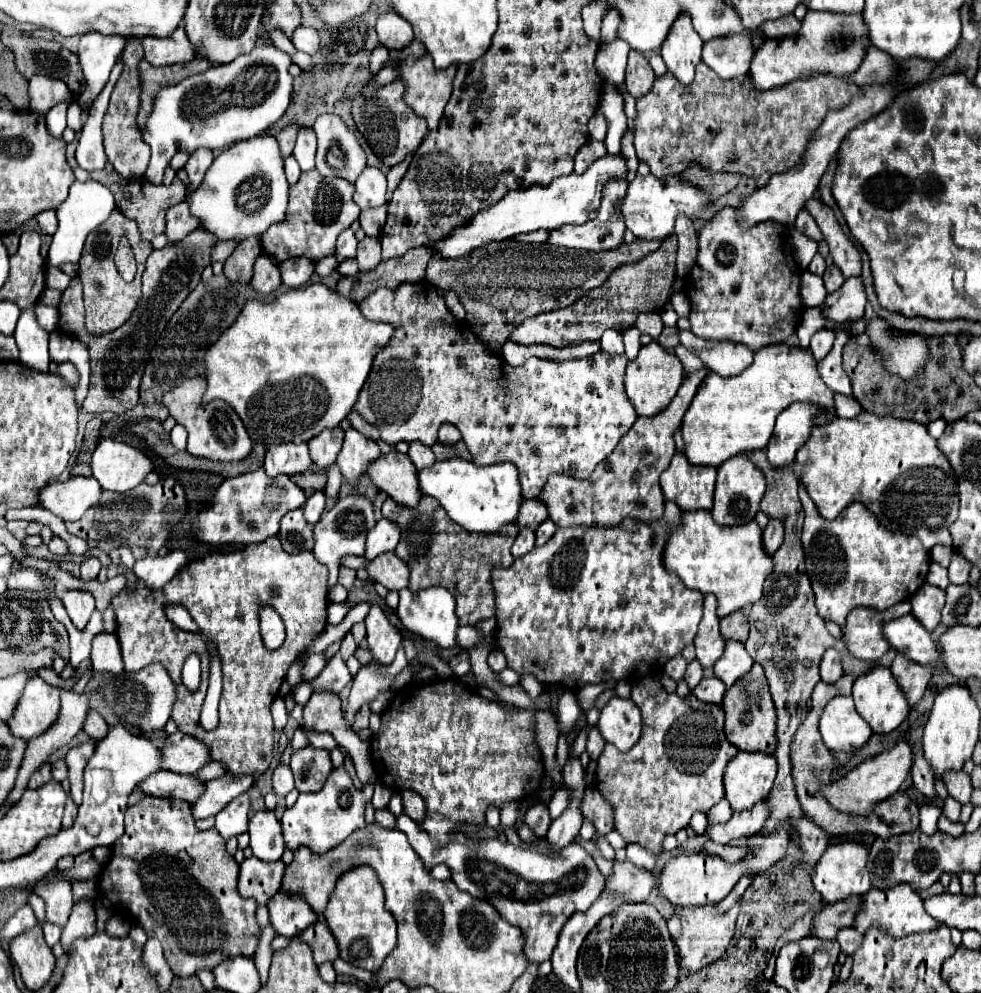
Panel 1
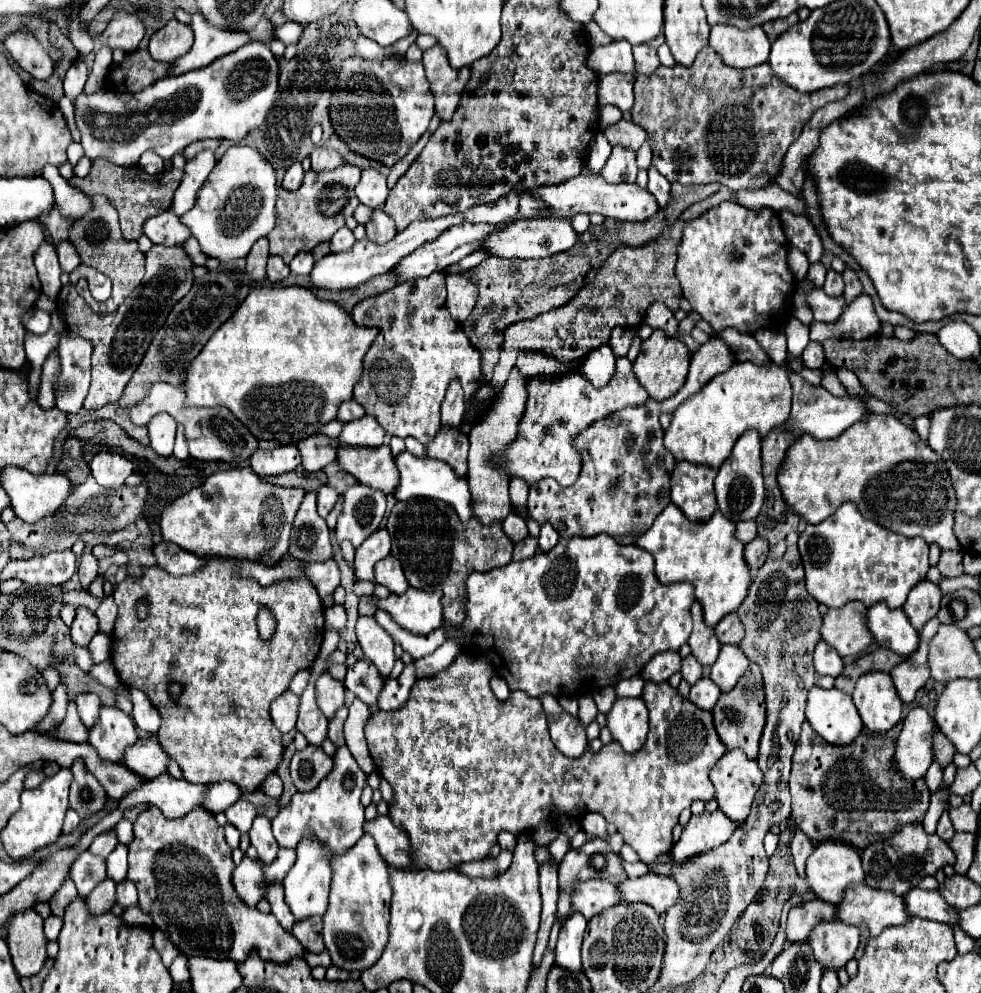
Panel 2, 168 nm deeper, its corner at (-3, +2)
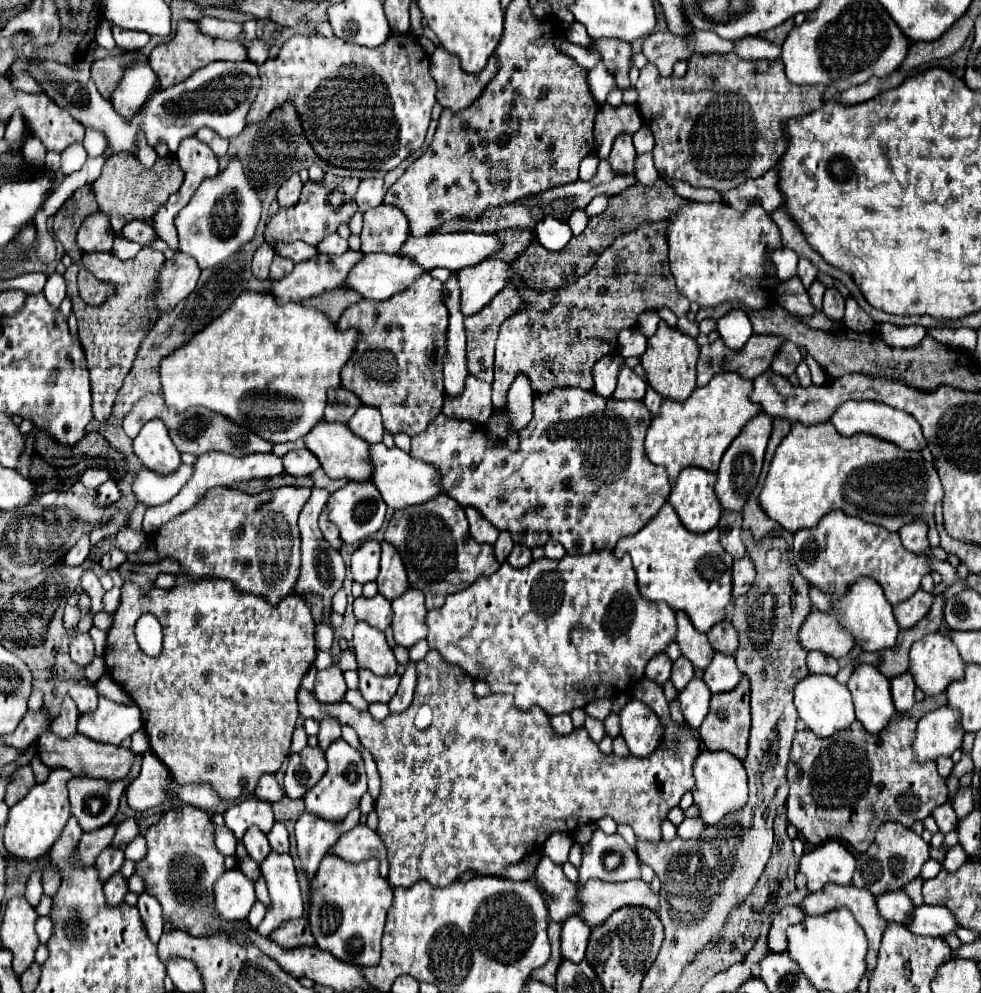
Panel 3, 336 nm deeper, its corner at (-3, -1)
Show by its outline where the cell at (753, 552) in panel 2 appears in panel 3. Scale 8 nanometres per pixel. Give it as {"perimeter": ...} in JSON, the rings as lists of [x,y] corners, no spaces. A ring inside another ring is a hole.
{"perimeter":[[[749,557],[743,559],[735,559],[733,563],[733,595],[745,595],[749,591],[749,587],[753,585],[757,571],[753,567],[753,561]]]}

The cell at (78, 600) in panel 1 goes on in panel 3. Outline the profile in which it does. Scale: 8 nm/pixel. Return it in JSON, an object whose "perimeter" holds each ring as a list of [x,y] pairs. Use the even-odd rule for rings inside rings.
{"perimeter":[[[79,633],[75,637],[75,641],[71,641],[69,645],[71,649],[71,659],[79,665],[85,665],[93,659],[95,651],[93,651],[93,641],[91,641],[91,635],[89,633]]]}

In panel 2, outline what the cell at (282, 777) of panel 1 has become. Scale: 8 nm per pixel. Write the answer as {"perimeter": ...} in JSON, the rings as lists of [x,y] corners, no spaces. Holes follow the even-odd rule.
{"perimeter":[[[269,776],[269,778],[265,778],[263,780],[263,784],[261,784],[261,792],[263,794],[267,794],[267,796],[271,796],[271,798],[279,798],[281,796],[281,792],[283,792],[283,784],[281,784],[281,778],[279,776]]]}

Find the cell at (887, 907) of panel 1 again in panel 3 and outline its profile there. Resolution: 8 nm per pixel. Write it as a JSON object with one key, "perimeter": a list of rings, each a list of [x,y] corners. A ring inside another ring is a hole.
{"perimeter":[[[827,885],[817,893],[809,893],[801,907],[807,915],[825,915],[835,911],[835,907],[849,909],[869,939],[867,966],[875,967],[881,935],[887,923],[881,919],[881,915],[877,915],[877,899],[871,891],[857,889],[853,885]]]}

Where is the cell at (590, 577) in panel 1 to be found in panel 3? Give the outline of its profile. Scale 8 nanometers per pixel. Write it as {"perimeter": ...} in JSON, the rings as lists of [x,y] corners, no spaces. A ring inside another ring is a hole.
{"perimeter":[[[613,549],[593,551],[589,555],[565,555],[559,561],[543,557],[543,559],[531,561],[531,565],[527,565],[523,569],[509,567],[507,561],[505,561],[499,567],[499,571],[495,571],[491,577],[477,579],[477,583],[469,585],[467,589],[463,589],[459,593],[453,593],[453,595],[447,595],[443,607],[433,609],[433,611],[427,613],[427,625],[429,625],[429,635],[427,635],[429,647],[437,649],[445,657],[445,661],[449,661],[453,665],[459,665],[473,679],[485,679],[491,685],[493,693],[513,695],[517,707],[529,709],[533,705],[539,705],[547,715],[571,713],[575,707],[585,707],[591,701],[613,697],[621,691],[629,691],[633,685],[637,685],[643,679],[643,669],[645,669],[647,661],[653,655],[663,653],[667,649],[667,645],[671,641],[675,641],[675,637],[677,637],[675,611],[667,603],[653,603],[653,601],[641,599],[639,587],[637,587],[637,575],[633,571],[629,555],[625,555],[623,559],[617,559],[613,555]]]}

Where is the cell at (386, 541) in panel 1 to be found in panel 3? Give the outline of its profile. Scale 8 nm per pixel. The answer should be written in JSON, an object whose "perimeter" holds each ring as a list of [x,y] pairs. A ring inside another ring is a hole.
{"perimeter":[[[375,539],[365,541],[351,557],[353,579],[361,585],[375,581],[379,575],[379,559],[381,559],[381,541]]]}

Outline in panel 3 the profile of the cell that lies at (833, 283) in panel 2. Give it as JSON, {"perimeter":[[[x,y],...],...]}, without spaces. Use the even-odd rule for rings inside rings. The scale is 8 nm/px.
{"perimeter":[[[829,287],[825,291],[825,297],[823,297],[823,313],[827,317],[831,317],[831,319],[841,321],[843,319],[843,311],[845,311],[845,299],[843,299],[843,295],[835,287]]]}

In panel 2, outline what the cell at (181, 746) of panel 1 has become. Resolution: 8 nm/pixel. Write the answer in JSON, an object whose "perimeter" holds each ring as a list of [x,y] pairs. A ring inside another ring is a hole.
{"perimeter":[[[153,736],[153,738],[139,738],[137,744],[129,746],[129,748],[125,750],[125,756],[121,758],[121,766],[129,768],[133,774],[141,776],[143,780],[149,780],[149,776],[157,776],[157,772],[167,772],[167,768],[165,768],[167,760],[169,760],[167,752],[161,748],[157,736]]]}

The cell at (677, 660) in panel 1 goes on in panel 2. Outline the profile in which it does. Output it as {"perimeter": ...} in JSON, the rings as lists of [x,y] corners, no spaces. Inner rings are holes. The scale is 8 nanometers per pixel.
{"perimeter":[[[661,652],[655,654],[641,670],[643,680],[651,682],[665,682],[671,674],[679,672],[681,668],[681,656],[677,652]]]}

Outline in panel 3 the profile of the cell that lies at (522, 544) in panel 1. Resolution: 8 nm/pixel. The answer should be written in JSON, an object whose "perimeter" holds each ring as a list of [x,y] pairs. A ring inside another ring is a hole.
{"perimeter":[[[515,545],[515,547],[513,547],[513,551],[511,551],[511,553],[509,553],[509,557],[507,557],[507,563],[509,563],[509,565],[513,565],[513,567],[517,567],[517,569],[521,569],[521,567],[529,565],[529,563],[531,563],[531,549],[529,549],[529,547]]]}

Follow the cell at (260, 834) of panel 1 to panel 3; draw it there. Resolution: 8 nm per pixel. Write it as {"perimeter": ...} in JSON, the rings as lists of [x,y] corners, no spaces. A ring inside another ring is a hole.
{"perimeter":[[[249,827],[249,831],[245,833],[243,837],[243,843],[247,847],[247,853],[253,857],[253,861],[261,863],[269,853],[271,853],[271,847],[269,847],[269,841],[267,841],[267,835],[257,829],[257,827]]]}

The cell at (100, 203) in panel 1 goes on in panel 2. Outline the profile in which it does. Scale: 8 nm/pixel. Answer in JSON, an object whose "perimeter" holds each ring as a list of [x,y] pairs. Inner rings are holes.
{"perimeter":[[[45,166],[43,168],[43,176],[51,182],[51,186],[55,188],[55,198],[57,198],[57,206],[61,208],[63,216],[73,222],[79,220],[89,208],[91,208],[91,198],[83,192],[79,192],[77,188],[71,188],[71,184],[57,174],[55,166]]]}

